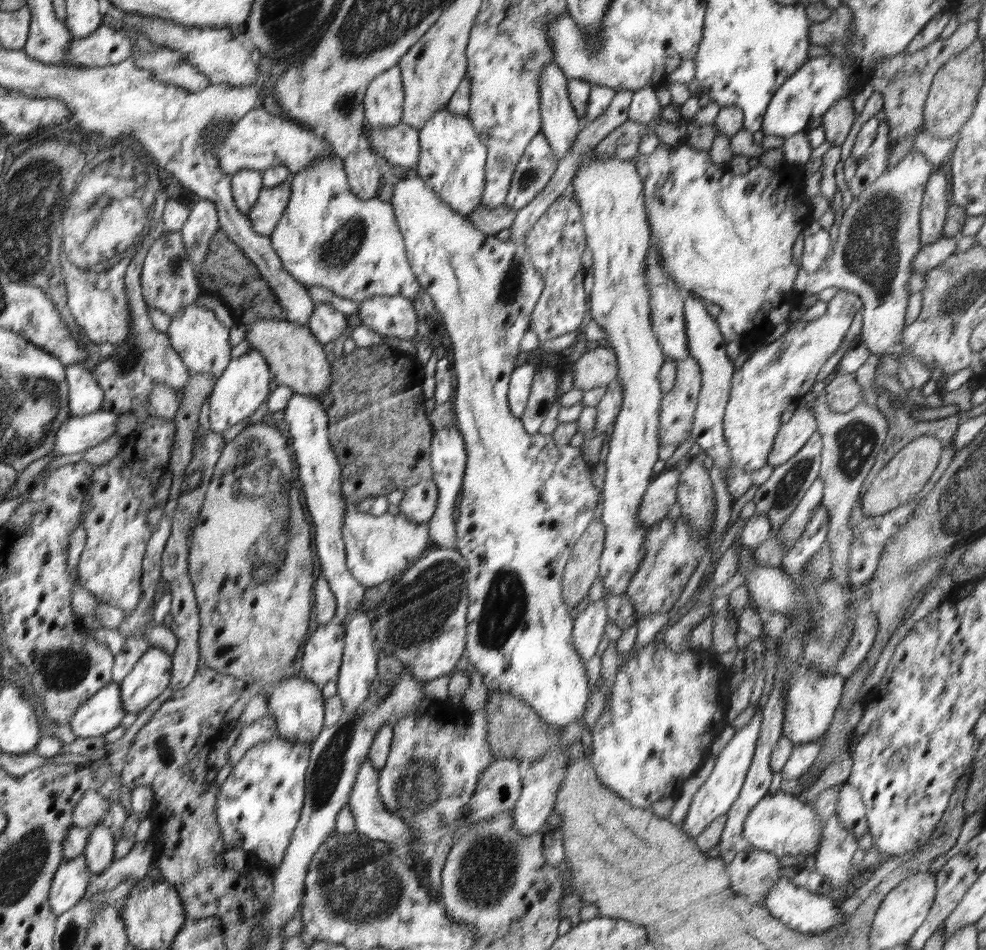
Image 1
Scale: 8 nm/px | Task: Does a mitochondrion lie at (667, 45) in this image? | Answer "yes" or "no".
no

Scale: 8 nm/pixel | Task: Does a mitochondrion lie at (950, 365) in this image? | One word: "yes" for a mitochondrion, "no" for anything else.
no

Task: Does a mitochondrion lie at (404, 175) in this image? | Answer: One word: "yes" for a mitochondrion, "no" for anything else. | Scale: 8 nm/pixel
no

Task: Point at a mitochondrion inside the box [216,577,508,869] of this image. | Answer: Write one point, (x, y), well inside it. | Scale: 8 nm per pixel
(324, 778)

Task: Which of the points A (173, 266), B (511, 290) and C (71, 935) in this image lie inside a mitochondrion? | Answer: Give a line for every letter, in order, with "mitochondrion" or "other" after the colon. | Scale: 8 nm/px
A: mitochondrion
B: mitochondrion
C: mitochondrion

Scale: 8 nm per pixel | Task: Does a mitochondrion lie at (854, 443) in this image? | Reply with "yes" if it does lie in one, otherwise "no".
yes

